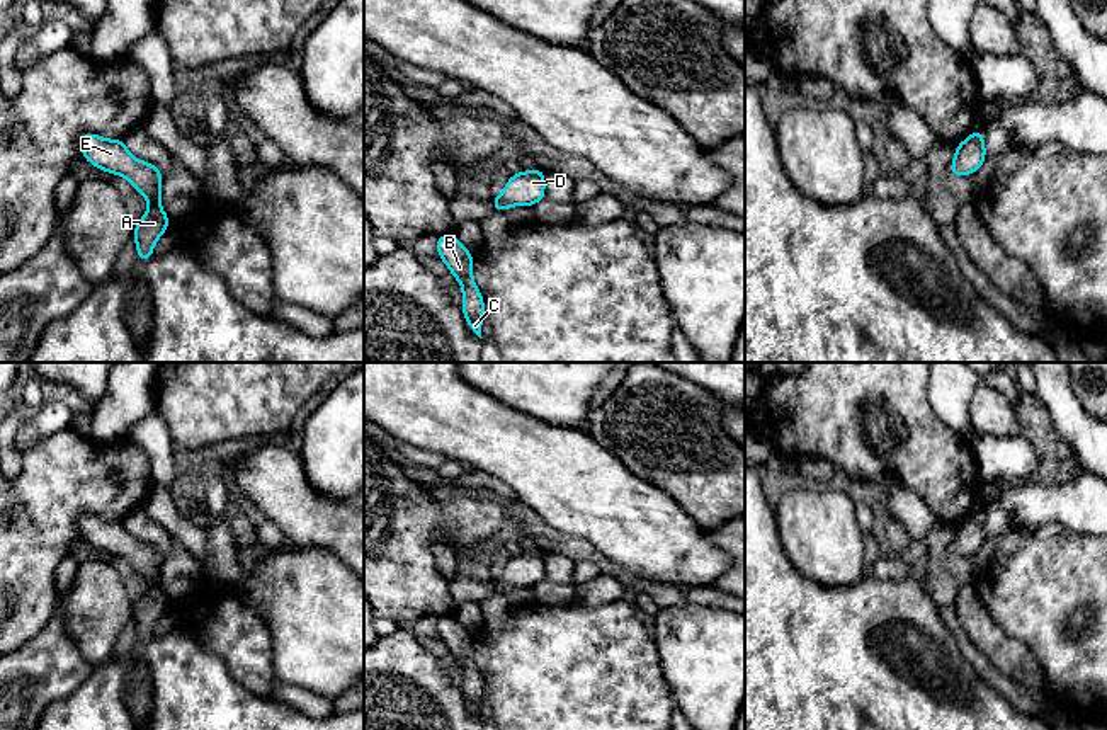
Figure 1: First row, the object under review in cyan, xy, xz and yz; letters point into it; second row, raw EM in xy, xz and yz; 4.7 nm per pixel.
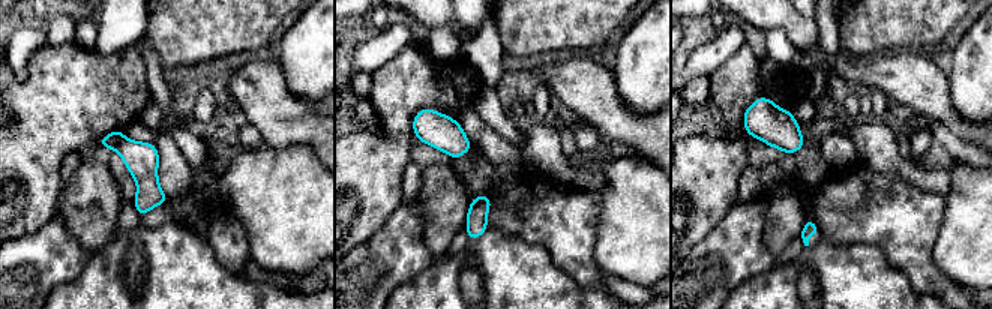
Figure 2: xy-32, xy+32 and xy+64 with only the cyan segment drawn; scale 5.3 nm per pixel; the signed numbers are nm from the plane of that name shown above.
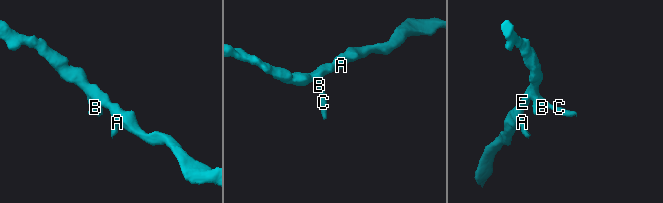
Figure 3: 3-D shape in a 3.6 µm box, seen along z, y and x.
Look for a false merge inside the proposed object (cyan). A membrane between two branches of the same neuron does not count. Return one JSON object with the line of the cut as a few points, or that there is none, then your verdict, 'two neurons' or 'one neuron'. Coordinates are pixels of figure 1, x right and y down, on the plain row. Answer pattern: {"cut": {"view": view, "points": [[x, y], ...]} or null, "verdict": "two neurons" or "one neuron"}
{"cut": null, "verdict": "one neuron"}

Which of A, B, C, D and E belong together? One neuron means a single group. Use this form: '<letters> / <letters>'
A B C D E

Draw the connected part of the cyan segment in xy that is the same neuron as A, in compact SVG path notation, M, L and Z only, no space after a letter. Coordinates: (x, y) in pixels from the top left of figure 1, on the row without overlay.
M83 514L80 528L87 543L112 556L124 556L146 579L148 592L136 604L133 618L136 621L138 642L150 642L155 623L170 606L168 597L160 587L162 553L155 546L134 539L122 521L104 521L94 514Z

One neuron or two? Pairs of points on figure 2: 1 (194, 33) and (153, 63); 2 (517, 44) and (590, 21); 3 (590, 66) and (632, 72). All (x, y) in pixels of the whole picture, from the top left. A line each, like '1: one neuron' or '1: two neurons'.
1: two neurons
2: one neuron
3: two neurons

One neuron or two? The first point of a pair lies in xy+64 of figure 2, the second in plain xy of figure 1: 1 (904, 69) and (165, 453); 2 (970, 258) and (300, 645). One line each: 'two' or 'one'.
1: two
2: one

